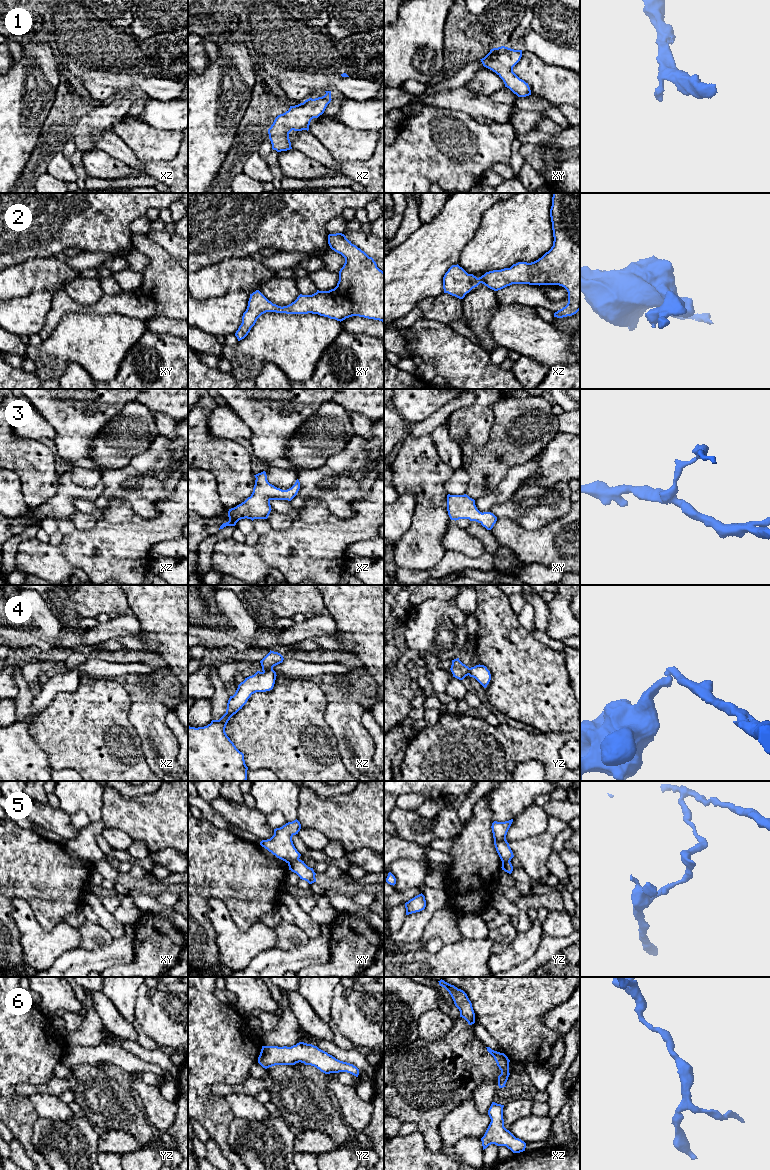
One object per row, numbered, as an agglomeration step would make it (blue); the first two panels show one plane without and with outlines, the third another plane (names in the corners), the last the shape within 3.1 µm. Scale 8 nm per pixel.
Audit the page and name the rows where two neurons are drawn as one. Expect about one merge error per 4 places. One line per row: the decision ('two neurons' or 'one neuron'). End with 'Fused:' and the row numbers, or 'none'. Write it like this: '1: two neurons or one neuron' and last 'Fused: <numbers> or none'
1: one neuron
2: one neuron
3: one neuron
4: two neurons
5: two neurons
6: one neuron
Fused: 4, 5

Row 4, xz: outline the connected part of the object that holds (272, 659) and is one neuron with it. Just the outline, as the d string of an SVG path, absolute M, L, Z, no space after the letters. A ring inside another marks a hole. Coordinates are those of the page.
M271 651L260 661L262 671L272 670L274 666L282 663L284 660L283 656L278 653Z

